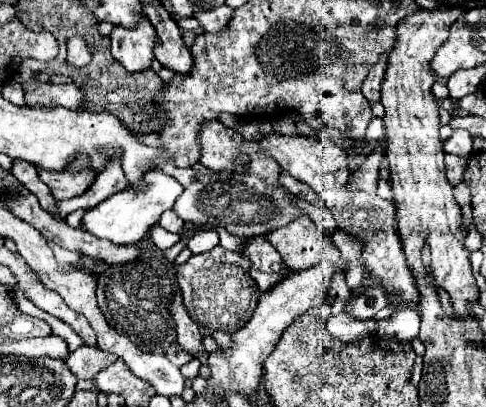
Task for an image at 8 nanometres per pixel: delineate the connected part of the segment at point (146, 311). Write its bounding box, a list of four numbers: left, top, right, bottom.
[97,245,179,353]

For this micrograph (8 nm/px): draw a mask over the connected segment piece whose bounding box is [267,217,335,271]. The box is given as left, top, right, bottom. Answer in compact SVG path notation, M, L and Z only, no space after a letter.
M309 217L285 225L283 229L275 229L267 239L291 271L309 269L321 261L325 255L323 251L335 251L331 239L323 235Z

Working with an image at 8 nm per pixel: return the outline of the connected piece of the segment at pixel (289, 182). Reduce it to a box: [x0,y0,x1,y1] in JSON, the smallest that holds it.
[279,171,319,201]

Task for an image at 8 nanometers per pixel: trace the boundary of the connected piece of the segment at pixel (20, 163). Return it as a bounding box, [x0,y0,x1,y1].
[11,159,55,209]

